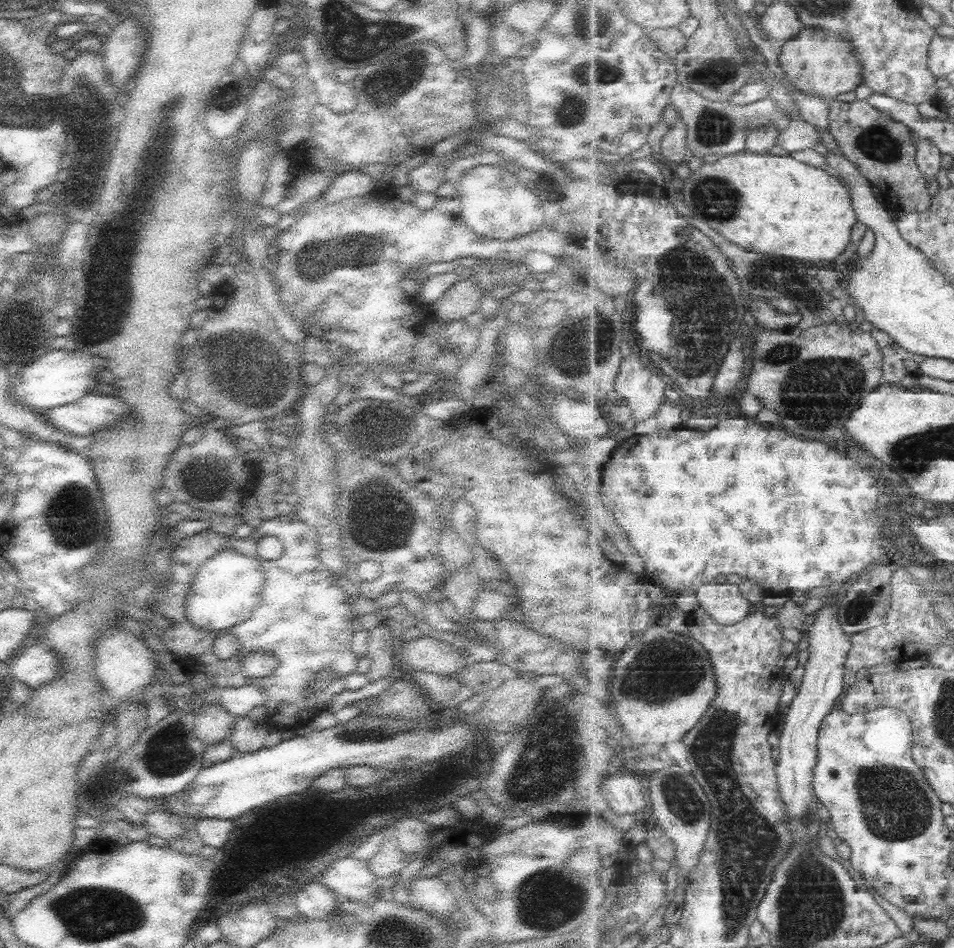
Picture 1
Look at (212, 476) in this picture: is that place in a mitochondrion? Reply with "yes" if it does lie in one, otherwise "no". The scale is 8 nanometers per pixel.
yes

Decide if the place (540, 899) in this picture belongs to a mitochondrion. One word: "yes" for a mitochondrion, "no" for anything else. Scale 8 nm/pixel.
yes

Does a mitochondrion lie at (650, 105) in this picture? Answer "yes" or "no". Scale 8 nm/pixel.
no

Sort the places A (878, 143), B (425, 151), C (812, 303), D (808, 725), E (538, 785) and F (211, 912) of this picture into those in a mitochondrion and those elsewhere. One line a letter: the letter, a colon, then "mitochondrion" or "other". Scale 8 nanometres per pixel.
A: mitochondrion
B: other
C: mitochondrion
D: other
E: mitochondrion
F: other

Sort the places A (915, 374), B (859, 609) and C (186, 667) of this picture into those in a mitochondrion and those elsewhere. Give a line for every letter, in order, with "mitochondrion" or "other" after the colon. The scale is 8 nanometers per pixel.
A: other
B: mitochondrion
C: other

